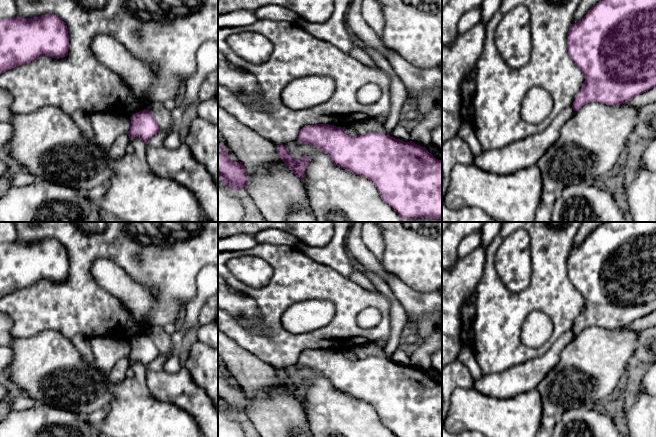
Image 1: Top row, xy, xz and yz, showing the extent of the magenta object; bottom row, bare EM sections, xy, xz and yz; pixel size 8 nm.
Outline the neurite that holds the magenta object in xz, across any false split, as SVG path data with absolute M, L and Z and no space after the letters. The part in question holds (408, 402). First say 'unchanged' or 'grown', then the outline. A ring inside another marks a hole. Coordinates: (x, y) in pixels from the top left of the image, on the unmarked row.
unchanged; M316 348L303 351L298 366L318 371L332 386L353 397L365 401L376 410L381 423L396 437L442 437L442 385L436 383L425 371L413 365L404 366L389 359L369 356L364 359L349 360L344 352L330 348Z

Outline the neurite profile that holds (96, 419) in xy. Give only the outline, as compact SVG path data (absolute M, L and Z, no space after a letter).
M104 408L104 409L92 412L88 416L86 416L86 420L93 427L98 428L103 424L107 413L108 413L108 409Z

